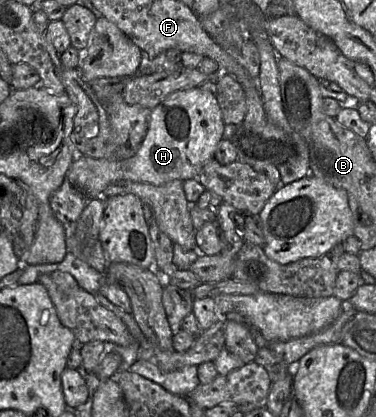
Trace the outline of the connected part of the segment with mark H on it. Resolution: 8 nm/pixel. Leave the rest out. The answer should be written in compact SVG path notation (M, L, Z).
M201 87L176 91L151 110L147 134L134 156L119 160L77 155L66 178L88 199L102 196L109 185L122 181L163 185L173 180L197 179L203 166L214 158L224 127L213 93Z

